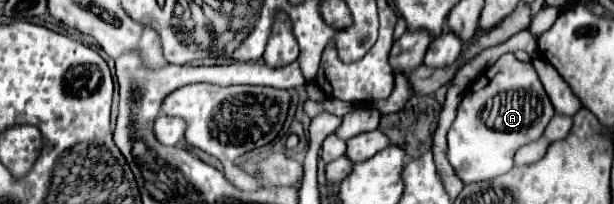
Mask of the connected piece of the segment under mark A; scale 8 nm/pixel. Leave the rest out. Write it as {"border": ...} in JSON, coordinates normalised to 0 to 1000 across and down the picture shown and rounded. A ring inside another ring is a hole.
{"border":[[[822,265],[800,333],[793,333],[783,373],[777,373],[777,392],[764,422],[761,461],[754,471],[748,539],[744,539],[744,578],[728,657],[728,696],[731,696],[728,784],[754,902],[800,882],[806,863],[816,863],[836,824],[836,765],[849,716],[881,676],[881,657],[884,657],[888,618],[894,608],[894,588],[901,578],[901,559],[904,559],[904,539],[875,382],[875,353],[868,343],[868,324],[842,294],[836,265]]]}

